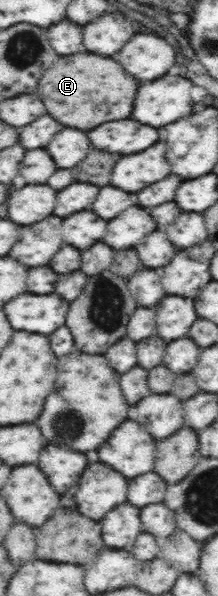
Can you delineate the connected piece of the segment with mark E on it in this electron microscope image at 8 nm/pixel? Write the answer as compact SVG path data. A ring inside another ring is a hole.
M76 53L62 57L42 75L38 95L56 121L66 127L90 131L102 123L130 117L136 89L138 81L128 75L124 67L114 59L98 57L92 53Z

